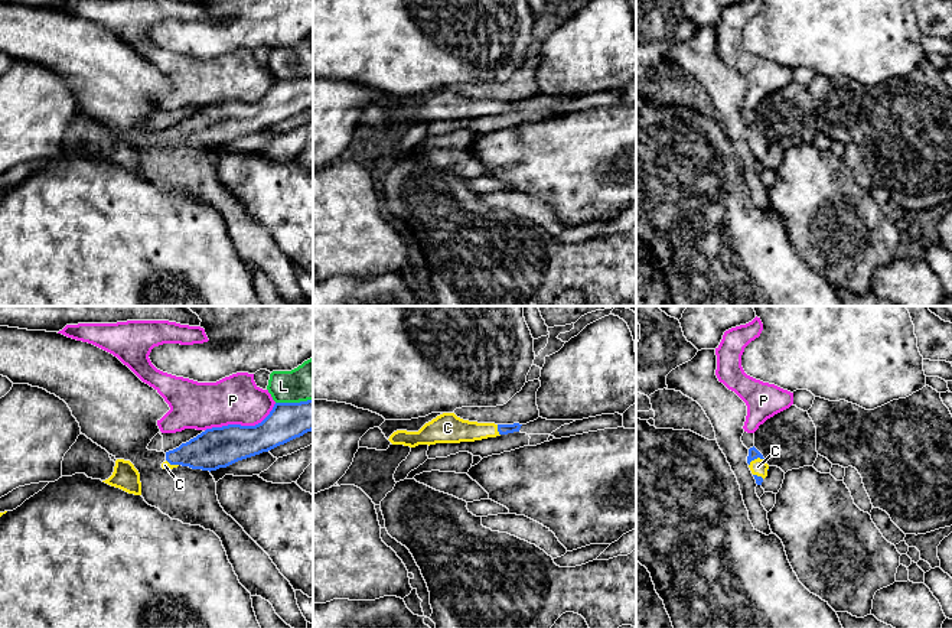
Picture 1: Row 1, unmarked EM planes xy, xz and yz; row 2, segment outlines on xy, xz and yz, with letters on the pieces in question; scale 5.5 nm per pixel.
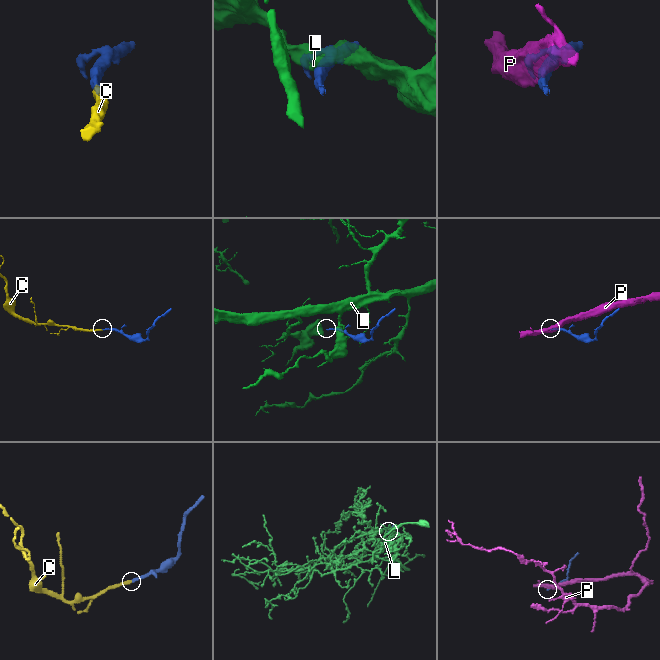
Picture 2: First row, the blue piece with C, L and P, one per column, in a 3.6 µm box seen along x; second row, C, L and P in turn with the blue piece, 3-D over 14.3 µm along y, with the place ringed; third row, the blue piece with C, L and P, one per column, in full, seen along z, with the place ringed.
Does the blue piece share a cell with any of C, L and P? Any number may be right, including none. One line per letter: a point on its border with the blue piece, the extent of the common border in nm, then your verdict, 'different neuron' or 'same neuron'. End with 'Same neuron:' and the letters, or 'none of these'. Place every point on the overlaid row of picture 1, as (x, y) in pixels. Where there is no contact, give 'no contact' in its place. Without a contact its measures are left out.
C: meets blue in yz at (756, 458); contact 100 nm long; same neuron
L: meets blue in xy at (293, 403); contact 200 nm long; different neuron
P: meets blue in xy at (240, 425); contact 420 nm long; different neuron
Same neuron: C

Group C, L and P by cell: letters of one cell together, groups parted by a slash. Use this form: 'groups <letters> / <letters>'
groups C / L / P

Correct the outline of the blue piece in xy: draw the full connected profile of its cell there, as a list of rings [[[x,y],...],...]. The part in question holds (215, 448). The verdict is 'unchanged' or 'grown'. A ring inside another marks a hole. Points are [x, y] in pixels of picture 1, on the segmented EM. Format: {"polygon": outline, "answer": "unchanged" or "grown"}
{"polygon": [[[313,400],[300,403],[276,403],[270,414],[255,426],[228,424],[222,427],[206,429],[196,437],[179,448],[166,452],[163,469],[173,469],[179,465],[192,469],[216,471],[226,468],[238,461],[268,452],[296,437],[313,430]]], "answer": "grown"}

